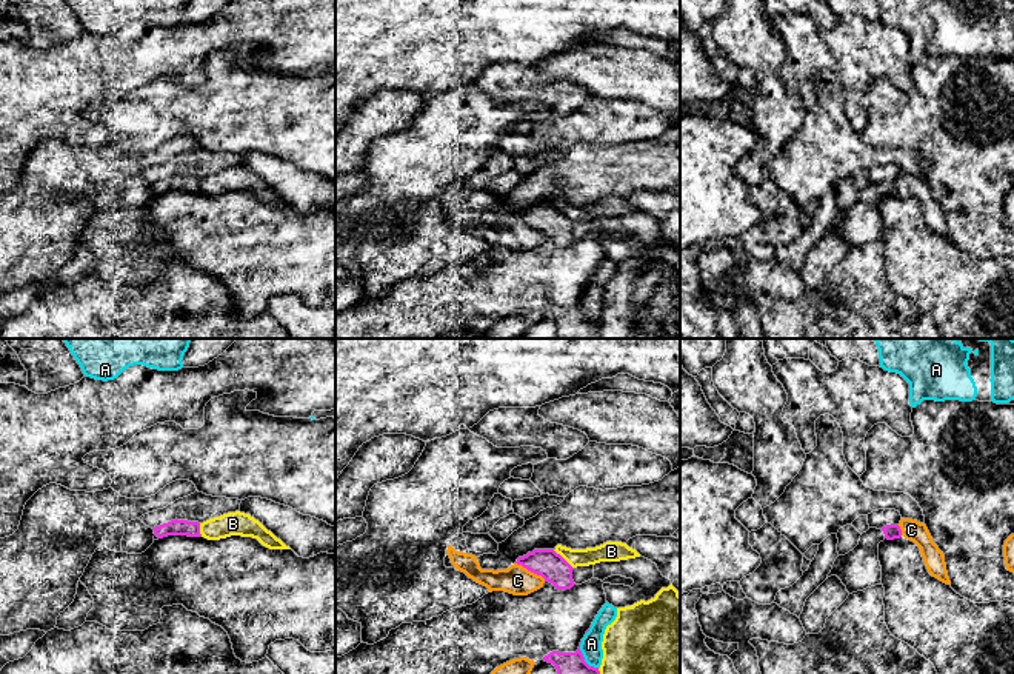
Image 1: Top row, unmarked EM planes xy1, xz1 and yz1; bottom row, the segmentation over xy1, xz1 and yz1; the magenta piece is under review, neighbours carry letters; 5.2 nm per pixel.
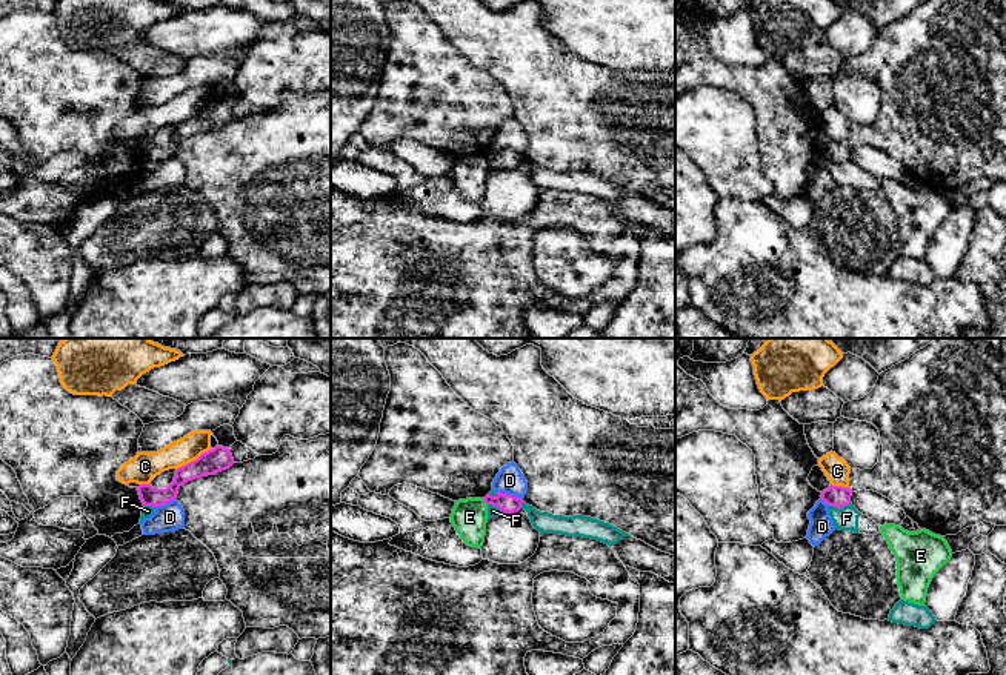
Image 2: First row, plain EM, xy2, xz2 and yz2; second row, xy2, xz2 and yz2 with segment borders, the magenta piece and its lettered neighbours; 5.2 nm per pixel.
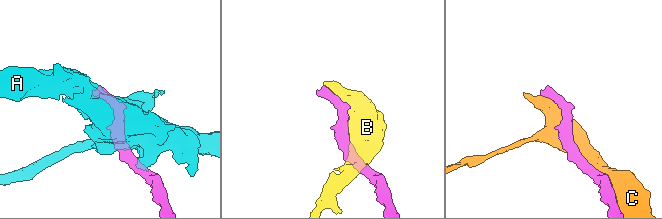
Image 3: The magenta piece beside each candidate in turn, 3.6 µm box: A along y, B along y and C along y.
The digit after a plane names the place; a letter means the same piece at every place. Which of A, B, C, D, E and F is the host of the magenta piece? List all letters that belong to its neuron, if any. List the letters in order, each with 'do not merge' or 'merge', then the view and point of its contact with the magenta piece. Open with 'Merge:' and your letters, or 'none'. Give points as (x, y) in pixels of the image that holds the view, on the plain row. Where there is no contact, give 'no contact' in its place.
Merge: none
A: do not merge | xz1 (583, 316)
B: do not merge | xz1 (563, 214)
C: do not merge | xy2 (194, 116)
D: do not merge | xz2 (508, 149)
E: do not merge | xz2 (485, 157)
F: do not merge | yz2 (839, 163)

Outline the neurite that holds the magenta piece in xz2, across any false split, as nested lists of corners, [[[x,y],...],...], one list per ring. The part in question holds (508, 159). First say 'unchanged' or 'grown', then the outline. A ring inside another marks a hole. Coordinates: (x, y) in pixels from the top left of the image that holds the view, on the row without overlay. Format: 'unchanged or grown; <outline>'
unchanged; [[[497,148],[495,152],[488,149],[483,155],[486,160],[492,160],[506,169],[518,168],[521,160],[525,158],[521,154],[501,148]]]

